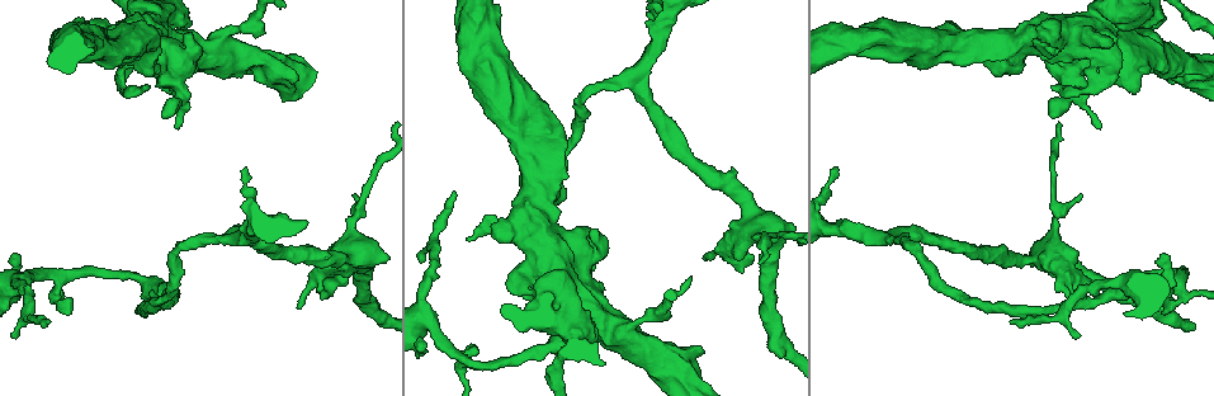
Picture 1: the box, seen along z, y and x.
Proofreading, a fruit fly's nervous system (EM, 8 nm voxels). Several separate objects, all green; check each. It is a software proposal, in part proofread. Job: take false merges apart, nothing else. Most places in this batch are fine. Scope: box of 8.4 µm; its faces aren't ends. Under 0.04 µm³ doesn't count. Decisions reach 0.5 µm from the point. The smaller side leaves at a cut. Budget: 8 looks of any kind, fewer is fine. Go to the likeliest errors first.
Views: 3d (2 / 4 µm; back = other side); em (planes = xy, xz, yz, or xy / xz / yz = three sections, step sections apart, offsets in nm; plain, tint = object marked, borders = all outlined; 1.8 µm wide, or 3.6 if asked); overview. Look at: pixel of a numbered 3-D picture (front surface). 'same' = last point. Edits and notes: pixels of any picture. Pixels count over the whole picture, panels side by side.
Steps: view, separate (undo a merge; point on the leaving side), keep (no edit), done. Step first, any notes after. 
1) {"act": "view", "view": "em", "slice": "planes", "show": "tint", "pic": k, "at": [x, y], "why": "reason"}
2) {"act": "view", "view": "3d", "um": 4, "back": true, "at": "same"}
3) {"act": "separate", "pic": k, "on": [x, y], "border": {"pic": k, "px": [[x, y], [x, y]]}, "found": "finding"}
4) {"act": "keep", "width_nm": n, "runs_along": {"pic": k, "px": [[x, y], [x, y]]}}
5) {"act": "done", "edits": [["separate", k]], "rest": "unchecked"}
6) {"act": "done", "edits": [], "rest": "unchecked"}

{"act": "view", "view": "em", "um": 3.6, "slice": "planes", "show": "tint", "pic": 1, "at": [566, 253], "why": "sharp bend"}

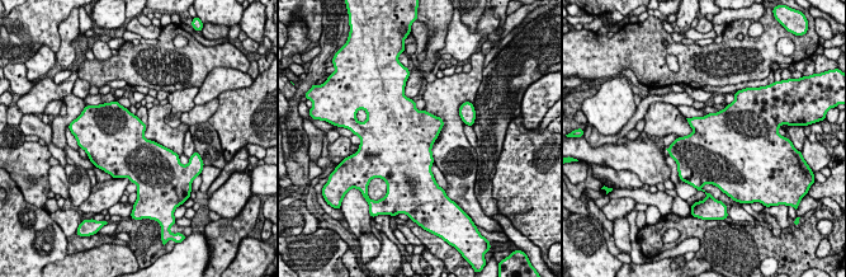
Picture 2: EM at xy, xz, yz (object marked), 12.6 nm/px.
{"act": "keep", "found": "continuous, no second cell"}

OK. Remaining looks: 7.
{"act": "view", "view": "em", "um": 3.6, "slice": "planes", "show": "plain", "pic": 1, "at": [656, 360], "why": "side arm on a straight run"}

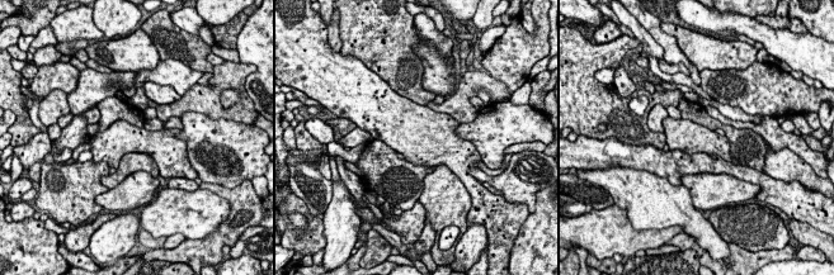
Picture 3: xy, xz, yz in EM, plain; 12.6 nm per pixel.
{"act": "view", "view": "em", "um": 3.6, "slice": "planes", "show": "tint", "at": "same", "why": "with the object marked"}

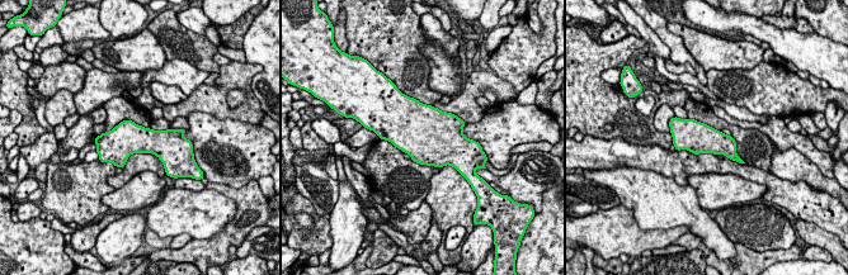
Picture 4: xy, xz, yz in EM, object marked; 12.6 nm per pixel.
{"act": "keep", "found": "continuous, no second cell"}

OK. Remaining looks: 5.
{"act": "view", "view": "3d", "um": 2, "pic": 1, "at": [29, 279], "why": "small branch off a trunk"}

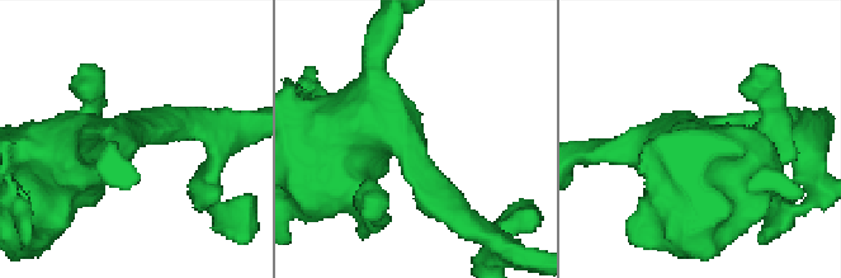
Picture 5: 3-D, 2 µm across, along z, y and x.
{"act": "view", "view": "em", "slice": "xz", "step": 4, "show": "borders", "pic": 5, "at": [413, 154], "arms": 3, "arm_widths_nm": [180, 200, 500]}

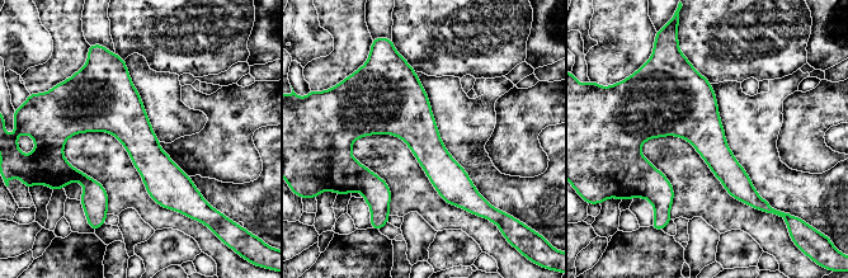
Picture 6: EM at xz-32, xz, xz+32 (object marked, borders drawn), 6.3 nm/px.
{"act": "view", "view": "em", "slice": "planes", "show": "borders", "at": "same", "why": "cut it another way"}

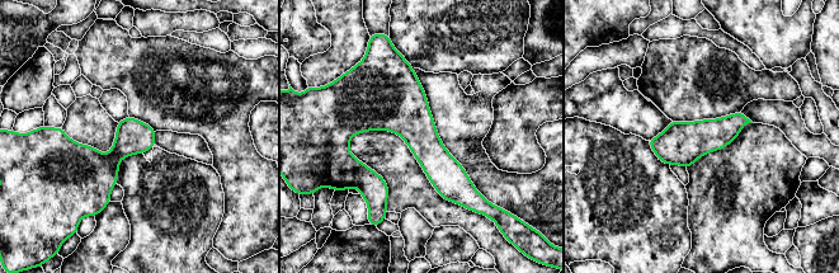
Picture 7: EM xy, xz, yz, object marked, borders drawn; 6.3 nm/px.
{"act": "keep", "width_nm": 220, "found": "all the same cell"}

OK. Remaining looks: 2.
{"act": "done", "edits": [], "rest": "unchecked"}

